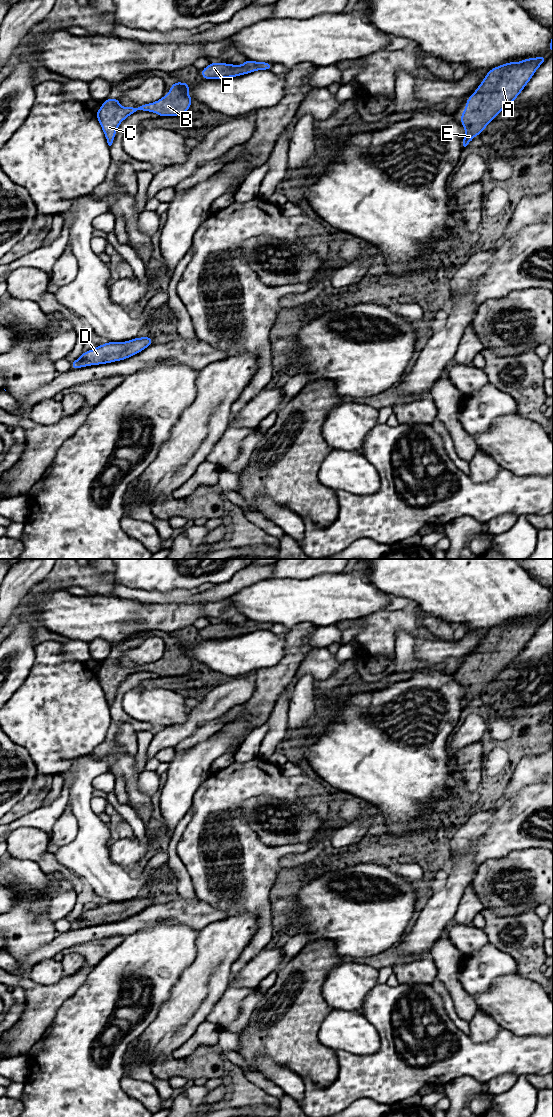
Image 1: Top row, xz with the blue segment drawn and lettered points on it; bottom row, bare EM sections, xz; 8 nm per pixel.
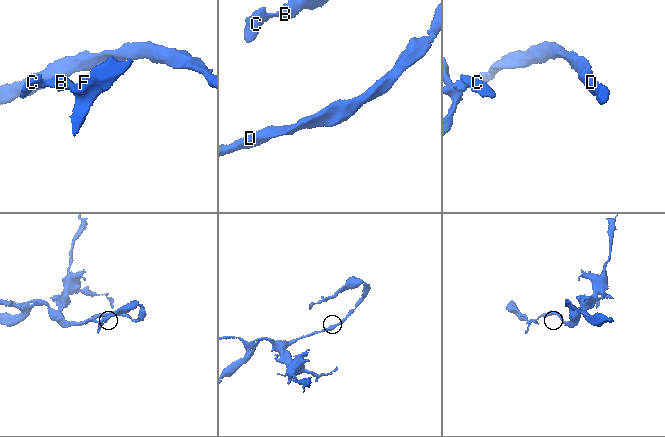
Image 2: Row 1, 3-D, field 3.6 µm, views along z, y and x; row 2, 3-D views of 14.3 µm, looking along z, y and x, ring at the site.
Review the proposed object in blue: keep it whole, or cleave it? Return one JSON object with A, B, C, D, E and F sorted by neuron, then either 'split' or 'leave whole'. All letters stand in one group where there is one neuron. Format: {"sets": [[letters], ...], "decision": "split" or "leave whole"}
{"sets": [["A", "B", "C", "D", "E", "F"]], "decision": "leave whole"}

